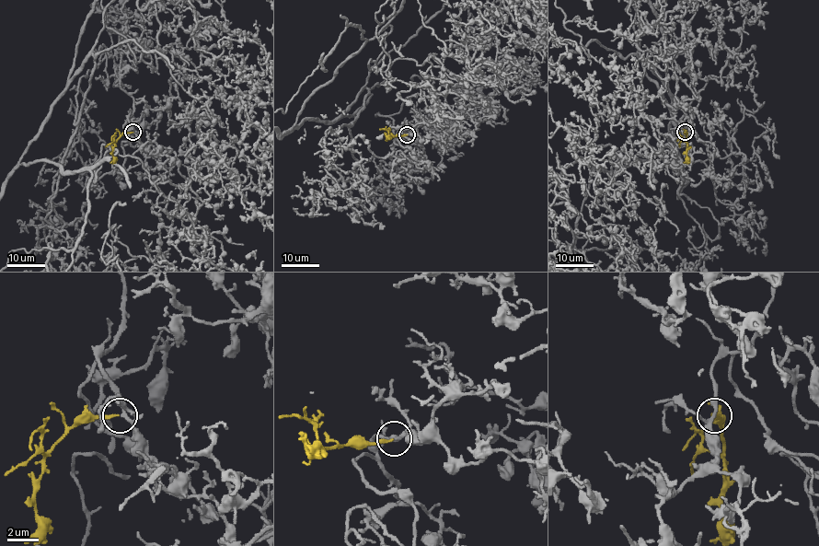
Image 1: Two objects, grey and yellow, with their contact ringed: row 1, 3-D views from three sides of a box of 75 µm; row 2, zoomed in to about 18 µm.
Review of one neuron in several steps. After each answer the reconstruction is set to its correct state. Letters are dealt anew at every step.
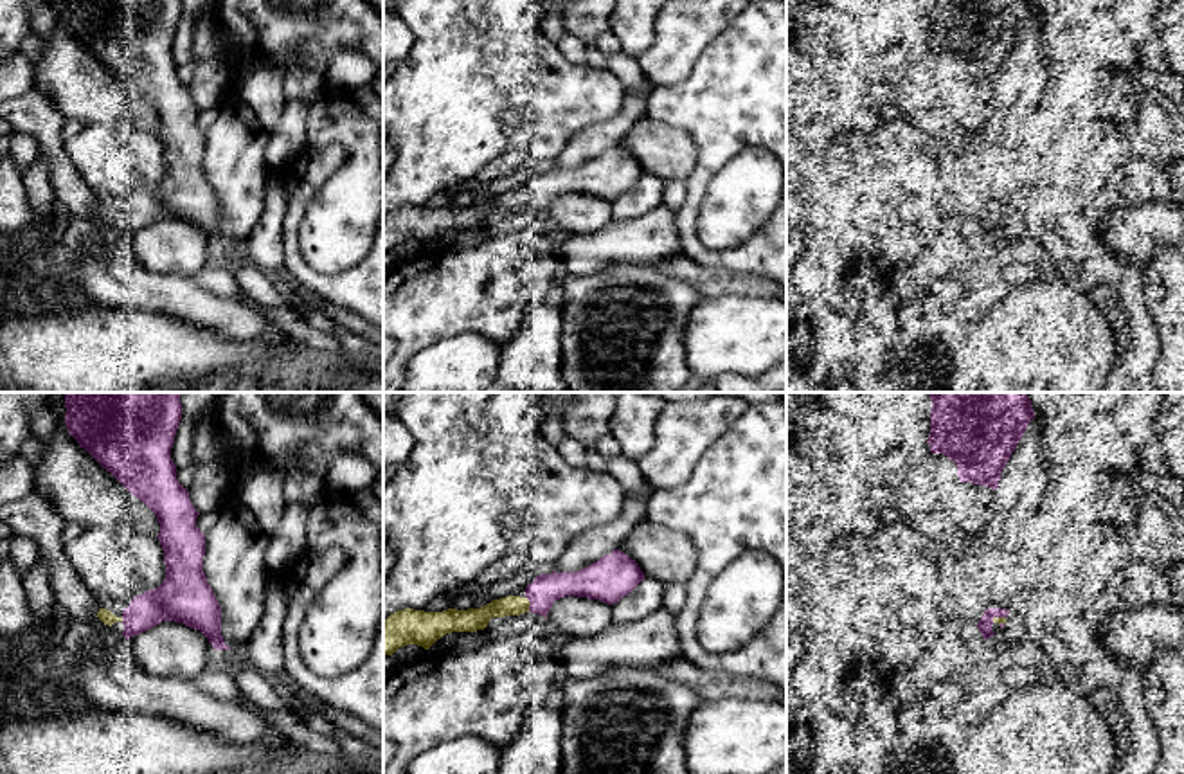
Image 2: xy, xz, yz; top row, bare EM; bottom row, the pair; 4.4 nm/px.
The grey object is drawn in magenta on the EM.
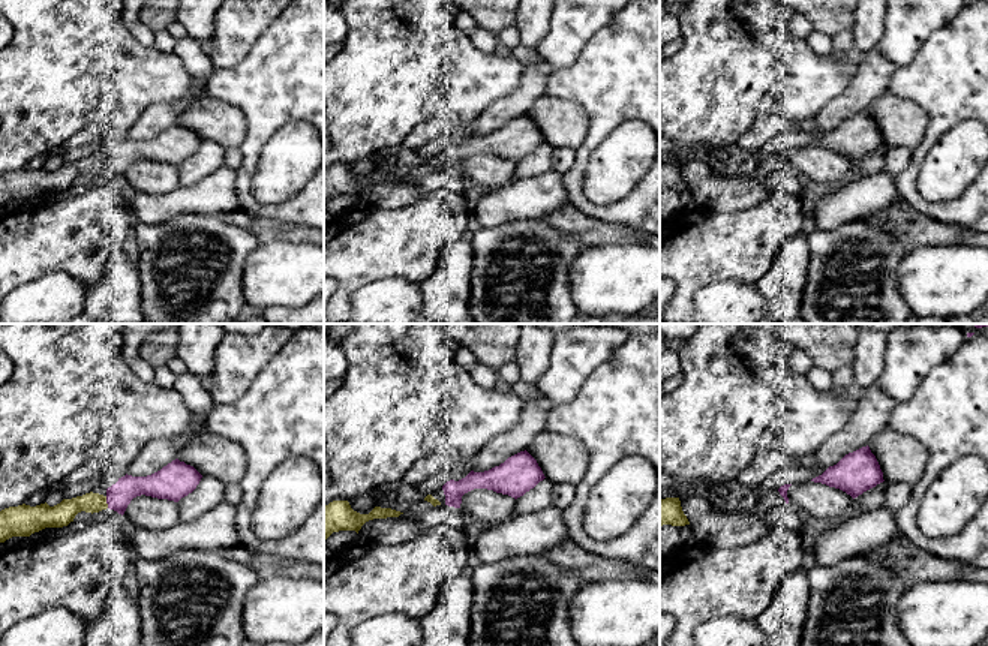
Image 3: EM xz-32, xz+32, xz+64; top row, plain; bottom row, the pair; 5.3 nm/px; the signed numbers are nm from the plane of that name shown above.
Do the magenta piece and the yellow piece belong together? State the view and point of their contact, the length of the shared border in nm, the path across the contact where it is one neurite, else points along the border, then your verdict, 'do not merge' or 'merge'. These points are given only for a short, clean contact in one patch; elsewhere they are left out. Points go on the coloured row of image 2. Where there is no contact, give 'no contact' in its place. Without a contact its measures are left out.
xz (529, 602) | 70 nm | merge

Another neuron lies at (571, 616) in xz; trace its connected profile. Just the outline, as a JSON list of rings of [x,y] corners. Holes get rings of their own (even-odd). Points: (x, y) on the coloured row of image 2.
[[[565,596],[552,603],[547,621],[558,637],[590,639],[614,625],[614,605]]]

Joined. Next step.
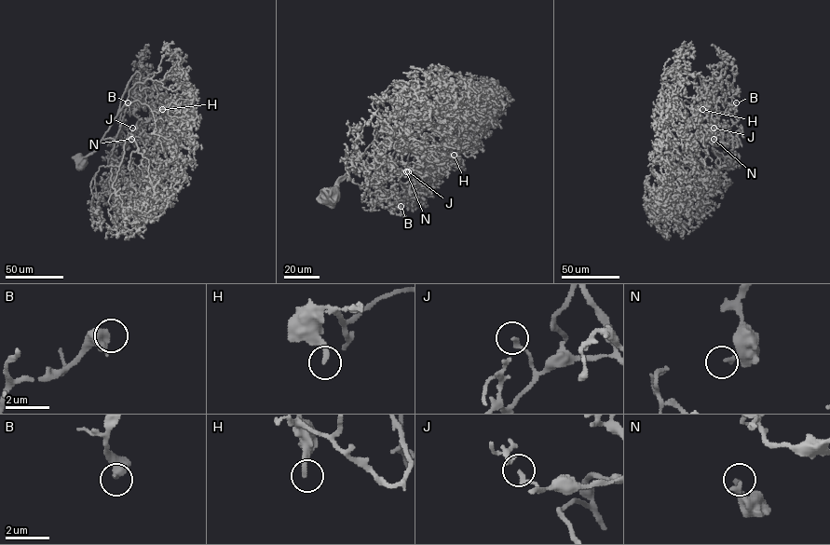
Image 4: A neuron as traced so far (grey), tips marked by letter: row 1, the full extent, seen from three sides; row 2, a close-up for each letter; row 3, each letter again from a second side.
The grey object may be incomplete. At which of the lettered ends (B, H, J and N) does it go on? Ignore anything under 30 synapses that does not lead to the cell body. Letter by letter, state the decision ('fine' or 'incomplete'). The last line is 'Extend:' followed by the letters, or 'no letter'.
B: incomplete
H: incomplete
J: fine
N: fine
Extend: B, H

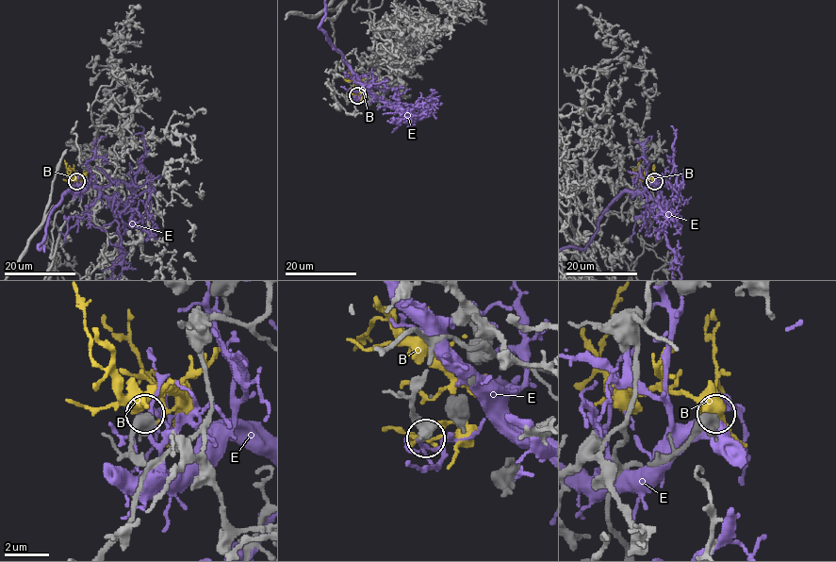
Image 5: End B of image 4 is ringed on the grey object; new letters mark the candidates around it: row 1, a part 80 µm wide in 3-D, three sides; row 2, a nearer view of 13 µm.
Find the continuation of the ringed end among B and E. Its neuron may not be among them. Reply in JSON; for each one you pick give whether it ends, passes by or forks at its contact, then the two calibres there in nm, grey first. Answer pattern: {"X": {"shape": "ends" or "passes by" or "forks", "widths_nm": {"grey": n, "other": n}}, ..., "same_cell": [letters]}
{"same_cell": []}

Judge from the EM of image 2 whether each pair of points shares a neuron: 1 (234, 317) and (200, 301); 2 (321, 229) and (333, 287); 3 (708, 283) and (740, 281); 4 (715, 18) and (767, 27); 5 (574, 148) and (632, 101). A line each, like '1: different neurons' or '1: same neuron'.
1: same neuron
2: different neurons
3: same neuron
4: different neurons
5: same neuron

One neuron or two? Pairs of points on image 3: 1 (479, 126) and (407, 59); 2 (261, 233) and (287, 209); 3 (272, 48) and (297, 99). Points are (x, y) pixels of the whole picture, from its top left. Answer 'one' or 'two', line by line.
1: two
2: two
3: one

